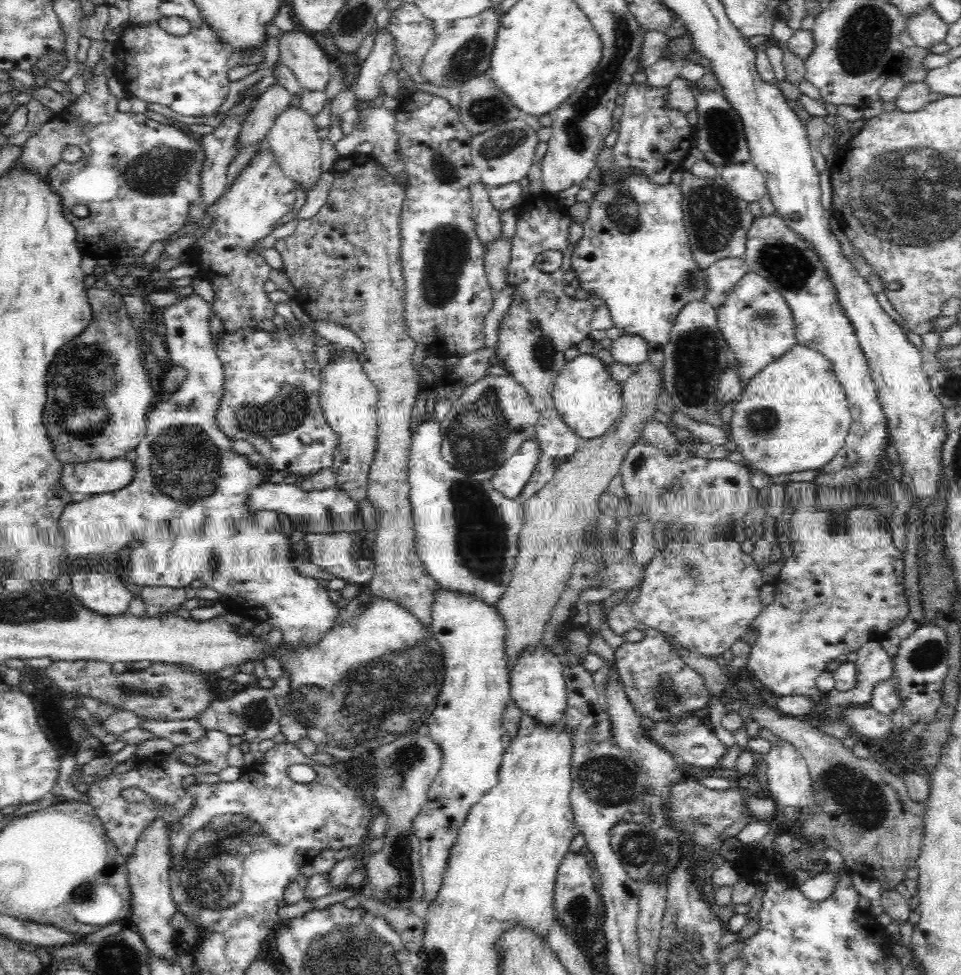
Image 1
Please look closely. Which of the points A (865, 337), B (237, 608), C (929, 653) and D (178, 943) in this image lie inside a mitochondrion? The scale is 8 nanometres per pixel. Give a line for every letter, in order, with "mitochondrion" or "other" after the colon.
A: other
B: other
C: mitochondrion
D: other

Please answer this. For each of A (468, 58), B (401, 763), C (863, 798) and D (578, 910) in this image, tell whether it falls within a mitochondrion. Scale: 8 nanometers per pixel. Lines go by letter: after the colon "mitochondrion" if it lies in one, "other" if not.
A: mitochondrion
B: mitochondrion
C: mitochondrion
D: mitochondrion

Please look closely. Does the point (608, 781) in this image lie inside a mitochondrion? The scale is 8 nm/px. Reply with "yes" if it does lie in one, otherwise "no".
yes

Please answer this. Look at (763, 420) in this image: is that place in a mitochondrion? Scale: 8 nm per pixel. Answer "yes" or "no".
yes

